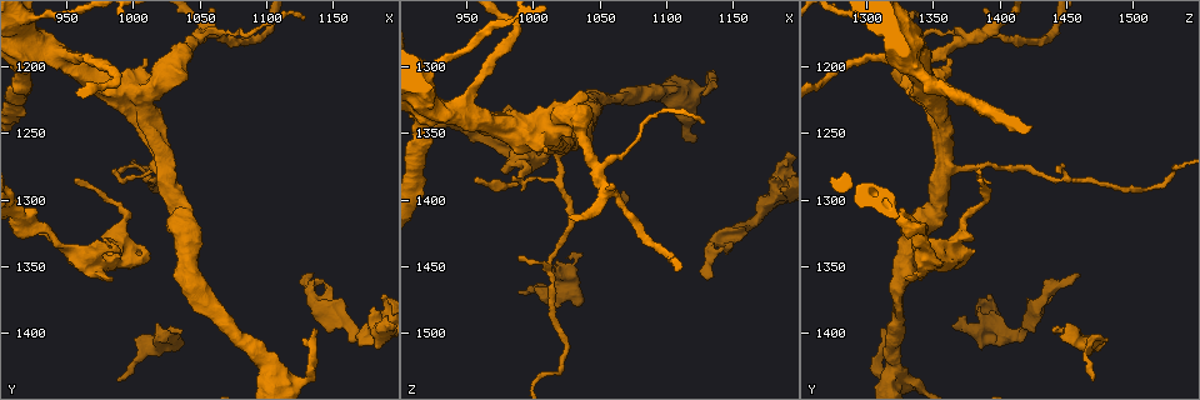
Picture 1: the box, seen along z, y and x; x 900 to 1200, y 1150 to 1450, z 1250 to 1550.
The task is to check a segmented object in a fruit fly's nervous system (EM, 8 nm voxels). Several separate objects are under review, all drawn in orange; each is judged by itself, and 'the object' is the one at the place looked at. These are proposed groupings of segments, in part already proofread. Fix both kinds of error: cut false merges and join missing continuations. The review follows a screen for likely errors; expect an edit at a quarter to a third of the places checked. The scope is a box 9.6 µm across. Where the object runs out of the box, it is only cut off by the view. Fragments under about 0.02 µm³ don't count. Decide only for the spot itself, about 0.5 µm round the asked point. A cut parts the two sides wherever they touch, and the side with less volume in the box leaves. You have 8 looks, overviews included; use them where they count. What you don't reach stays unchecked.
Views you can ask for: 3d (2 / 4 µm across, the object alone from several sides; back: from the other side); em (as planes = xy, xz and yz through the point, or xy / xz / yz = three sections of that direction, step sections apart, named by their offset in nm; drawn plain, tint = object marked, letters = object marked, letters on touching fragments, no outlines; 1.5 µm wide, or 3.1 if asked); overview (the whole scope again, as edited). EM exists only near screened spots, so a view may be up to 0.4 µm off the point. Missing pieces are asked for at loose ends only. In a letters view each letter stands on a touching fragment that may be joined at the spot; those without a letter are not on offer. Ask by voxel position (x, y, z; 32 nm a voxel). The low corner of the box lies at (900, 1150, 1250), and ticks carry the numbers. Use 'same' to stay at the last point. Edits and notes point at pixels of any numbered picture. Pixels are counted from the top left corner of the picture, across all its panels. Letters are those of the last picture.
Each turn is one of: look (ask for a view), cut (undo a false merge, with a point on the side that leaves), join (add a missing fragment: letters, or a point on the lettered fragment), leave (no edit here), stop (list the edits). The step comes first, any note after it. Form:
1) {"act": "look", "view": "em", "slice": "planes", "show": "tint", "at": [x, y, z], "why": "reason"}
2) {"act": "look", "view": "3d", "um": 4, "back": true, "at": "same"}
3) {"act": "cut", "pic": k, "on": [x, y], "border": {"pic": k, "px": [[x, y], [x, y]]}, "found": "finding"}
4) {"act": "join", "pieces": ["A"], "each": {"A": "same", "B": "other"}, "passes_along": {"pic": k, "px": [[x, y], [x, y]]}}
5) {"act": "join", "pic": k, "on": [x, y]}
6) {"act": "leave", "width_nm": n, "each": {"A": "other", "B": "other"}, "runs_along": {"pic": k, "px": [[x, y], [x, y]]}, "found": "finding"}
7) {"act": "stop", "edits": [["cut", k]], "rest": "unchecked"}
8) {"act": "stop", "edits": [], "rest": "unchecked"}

{"act": "look", "view": "3d", "um": 4, "at": [1038, 1398, 1442], "why": "an open end"}

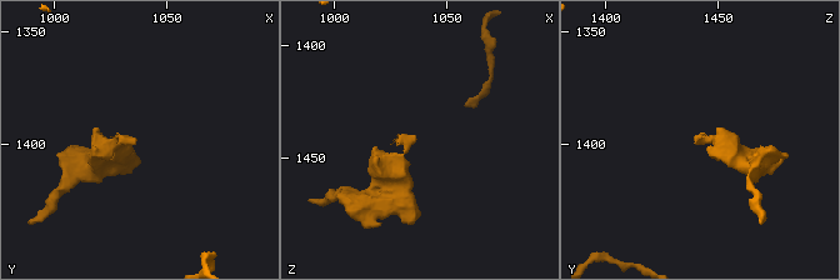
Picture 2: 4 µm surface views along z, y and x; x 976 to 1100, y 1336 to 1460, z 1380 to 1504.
{"act": "look", "view": "em", "slice": "yz", "step": 8, "show": "tint", "at": [1036, 1400, 1439]}

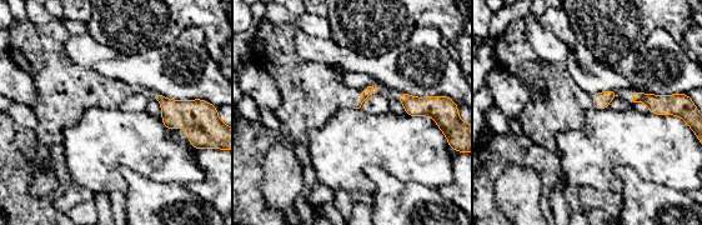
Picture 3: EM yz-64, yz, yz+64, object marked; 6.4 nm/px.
{"act": "look", "view": "em", "slice": "planes", "show": "letters", "at": "same"}

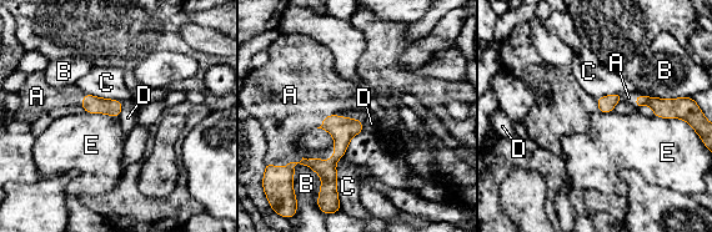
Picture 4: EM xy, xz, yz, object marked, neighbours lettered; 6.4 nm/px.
{"act": "join", "pieces": ["A"], "width_nm": 110, "each": {"A": "same", "B": "other", "C": "other", "D": "other", "E": "other"}, "passes_along": {"pic": 4, "px": [[342, 129], [329, 160], [325, 154]]}, "found": "it goes on there"}

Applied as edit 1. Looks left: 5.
{"act": "look", "view": "overview"}

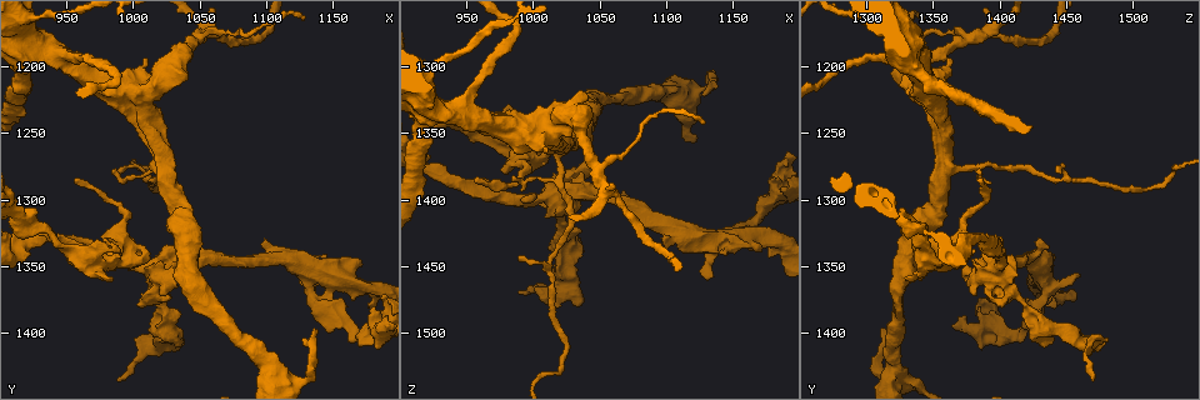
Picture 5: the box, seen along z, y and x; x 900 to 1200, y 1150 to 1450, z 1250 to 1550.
{"act": "look", "view": "3d", "um": 4, "at": [984, 1358, 1330], "why": "branch stops here"}

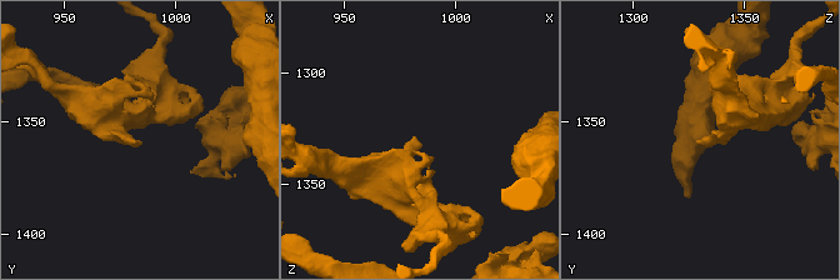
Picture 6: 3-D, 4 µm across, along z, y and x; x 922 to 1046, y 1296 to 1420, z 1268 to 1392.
{"act": "look", "view": "em", "slice": "planes", "show": "letters", "at": [985, 1359, 1332]}

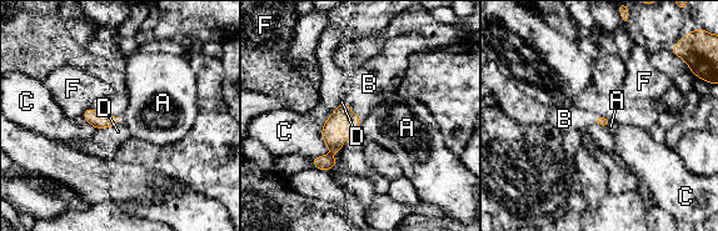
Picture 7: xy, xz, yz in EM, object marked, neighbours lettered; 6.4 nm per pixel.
{"act": "join", "pieces": ["B"], "each": {"A": "other", "B": "same", "C": "other", "D": "other", "F": "other"}, "found": "it goes on there"}

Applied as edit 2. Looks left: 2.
{"act": "look", "view": "em", "slice": "yz", "step": 4, "show": "tint", "at": [1039, 1354, 1376], "why": "sharp bend"}

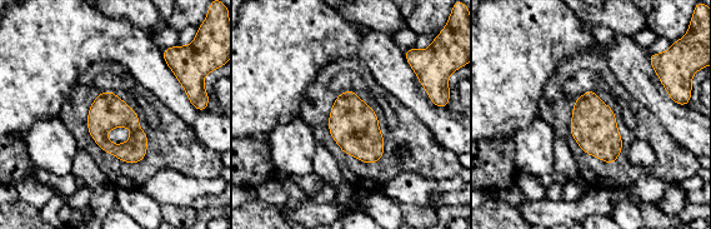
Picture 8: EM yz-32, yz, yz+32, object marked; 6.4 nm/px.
{"act": "look", "view": "em", "slice": "yz", "step": 4, "show": "letters", "at": "same"}

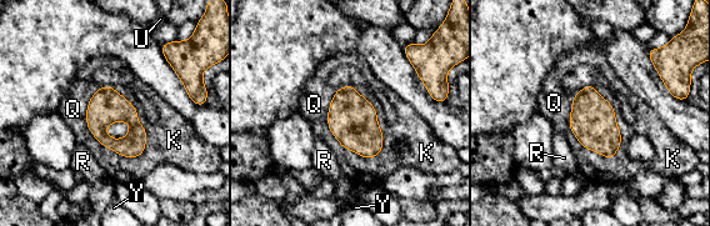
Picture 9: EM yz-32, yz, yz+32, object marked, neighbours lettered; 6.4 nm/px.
{"act": "leave", "each": {"K": "other", "Q": "other", "R": "other", "U": "other", "Y": "other"}, "border": {"pic": 9, "px": [[98, 88], [88, 129], [134, 159]]}, "found": "one neuron here"}

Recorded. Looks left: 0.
{"act": "stop", "edits": [["join", 4], ["join", 7]], "rest": "unchecked"}

